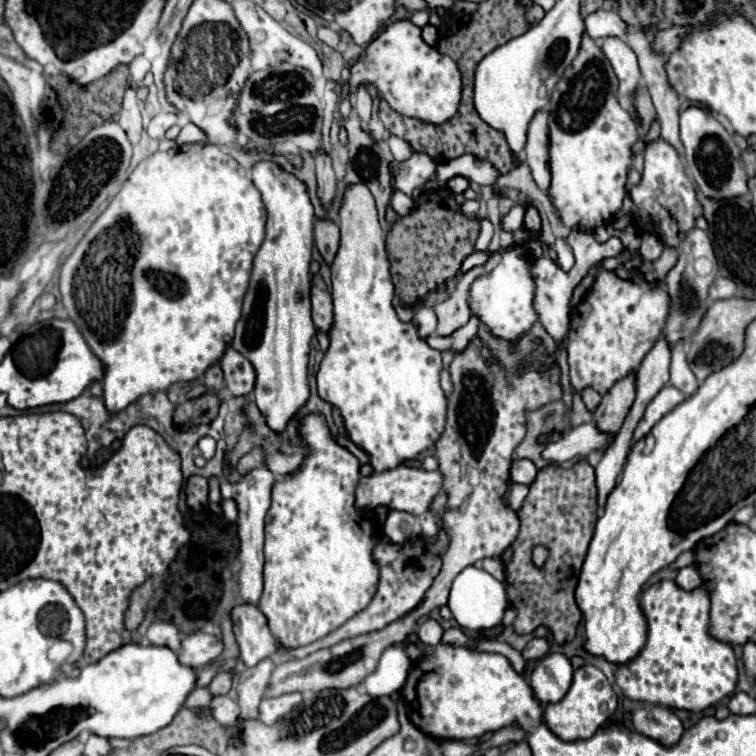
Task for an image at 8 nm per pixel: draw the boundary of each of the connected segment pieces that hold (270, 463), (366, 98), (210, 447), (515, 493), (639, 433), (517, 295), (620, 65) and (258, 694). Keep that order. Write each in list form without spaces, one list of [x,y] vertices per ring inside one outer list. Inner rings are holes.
[[[278,448],[272,450],[272,452],[266,452],[264,456],[264,462],[266,466],[274,472],[274,474],[288,474],[288,472],[294,472],[300,464],[302,464],[302,458],[304,454],[302,452],[280,452]]]
[[[360,86],[358,88],[358,94],[356,94],[356,114],[360,116],[362,122],[370,122],[370,114],[372,114],[372,98],[366,90],[366,86]]]
[[[204,436],[204,438],[200,438],[198,448],[200,448],[202,456],[204,456],[206,460],[210,460],[210,458],[214,456],[214,452],[216,452],[216,440],[214,440],[212,436]]]
[[[512,482],[512,484],[510,484],[510,496],[508,499],[508,502],[510,502],[510,508],[512,508],[512,510],[520,508],[520,504],[522,504],[522,500],[526,498],[528,492],[529,492],[528,486]]]
[[[664,386],[664,388],[654,396],[654,400],[648,404],[642,420],[638,422],[638,426],[636,426],[636,430],[634,430],[634,440],[644,438],[644,436],[652,430],[652,426],[654,426],[664,414],[668,414],[672,408],[676,408],[676,406],[678,406],[680,402],[684,402],[684,400],[686,400],[686,396],[684,396],[678,388],[674,388],[674,386]]]
[[[510,246],[502,248],[502,262],[492,270],[492,274],[482,276],[472,286],[472,314],[480,316],[484,324],[492,328],[494,334],[506,340],[514,340],[524,334],[536,320],[536,312],[532,308],[534,298],[534,280],[528,272],[528,258],[524,248]]]
[[[606,36],[604,44],[602,44],[602,52],[610,60],[610,64],[620,80],[620,96],[632,94],[640,86],[640,80],[642,80],[638,60],[636,60],[636,54],[632,52],[632,48],[622,38]]]
[[[270,658],[258,662],[252,668],[246,668],[238,676],[238,706],[242,710],[242,718],[258,718],[258,706],[268,688],[268,676],[272,674],[274,662]]]

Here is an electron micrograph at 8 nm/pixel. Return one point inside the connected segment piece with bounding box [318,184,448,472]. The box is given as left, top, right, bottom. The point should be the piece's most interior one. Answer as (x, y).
(385, 379)

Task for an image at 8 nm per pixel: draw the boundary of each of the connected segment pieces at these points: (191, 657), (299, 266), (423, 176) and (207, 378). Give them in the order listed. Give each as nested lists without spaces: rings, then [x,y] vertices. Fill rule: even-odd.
[[[190,634],[182,640],[182,650],[178,652],[178,660],[190,668],[202,668],[210,664],[214,658],[222,654],[222,640],[212,634]]]
[[[260,160],[250,172],[254,186],[262,194],[268,222],[266,238],[252,262],[244,310],[236,326],[232,348],[246,356],[256,368],[256,388],[252,396],[268,426],[282,432],[310,396],[308,352],[316,326],[310,318],[310,300],[300,300],[300,292],[310,292],[314,206],[308,196],[308,186],[294,174],[282,170],[276,162]]]
[[[414,152],[408,160],[400,162],[394,174],[394,188],[412,194],[414,188],[424,186],[436,172],[436,162],[430,156],[424,156],[422,152]]]
[[[212,364],[206,374],[204,374],[204,386],[206,388],[216,388],[216,392],[222,392],[224,388],[224,378],[222,378],[222,368],[220,364]]]

